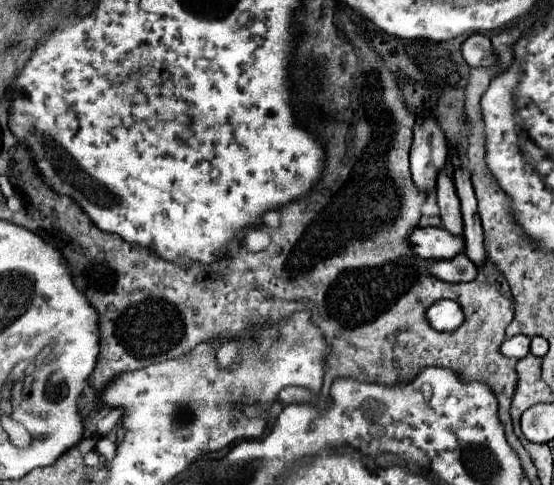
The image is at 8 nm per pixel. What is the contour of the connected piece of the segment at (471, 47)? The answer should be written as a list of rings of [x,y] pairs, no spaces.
[[[481,33],[469,35],[461,45],[461,53],[463,53],[467,65],[471,65],[471,67],[487,67],[487,65],[495,63],[491,41],[489,41],[489,37],[485,37]]]

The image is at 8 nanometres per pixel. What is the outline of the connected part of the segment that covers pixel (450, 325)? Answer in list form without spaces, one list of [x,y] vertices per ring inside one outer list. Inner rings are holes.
[[[441,299],[427,309],[427,321],[435,331],[455,331],[463,325],[463,309],[453,299]]]

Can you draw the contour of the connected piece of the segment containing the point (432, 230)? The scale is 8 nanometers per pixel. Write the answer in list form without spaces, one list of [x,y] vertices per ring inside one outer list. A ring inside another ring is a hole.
[[[417,227],[411,233],[411,247],[423,259],[449,259],[463,253],[465,239],[437,227]]]

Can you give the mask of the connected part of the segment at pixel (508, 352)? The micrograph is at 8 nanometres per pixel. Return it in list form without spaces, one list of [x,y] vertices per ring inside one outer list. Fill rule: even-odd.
[[[515,335],[511,339],[505,339],[501,345],[501,353],[505,357],[513,357],[513,359],[523,359],[529,353],[529,343],[531,339],[527,335]]]

